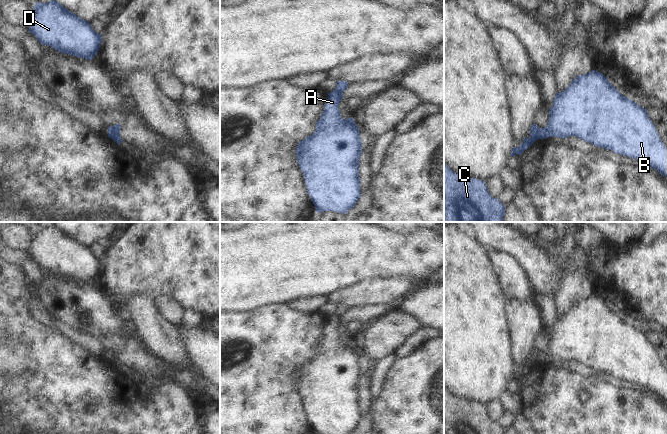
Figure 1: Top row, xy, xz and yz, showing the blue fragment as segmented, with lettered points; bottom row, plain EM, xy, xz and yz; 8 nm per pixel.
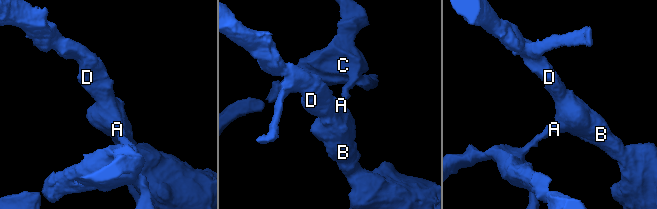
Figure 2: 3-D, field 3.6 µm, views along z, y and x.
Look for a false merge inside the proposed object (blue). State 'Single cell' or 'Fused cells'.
Fused cells

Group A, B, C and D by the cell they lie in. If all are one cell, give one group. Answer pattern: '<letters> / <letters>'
A B D / C

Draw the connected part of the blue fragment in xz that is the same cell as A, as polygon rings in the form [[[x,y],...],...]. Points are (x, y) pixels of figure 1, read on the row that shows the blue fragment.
[[[333,90],[328,93],[322,115],[316,122],[315,132],[300,141],[296,148],[297,162],[317,213],[334,211],[345,214],[361,197],[359,159],[363,146],[359,128],[353,118],[344,120],[341,117],[338,105],[342,99],[342,92]]]

